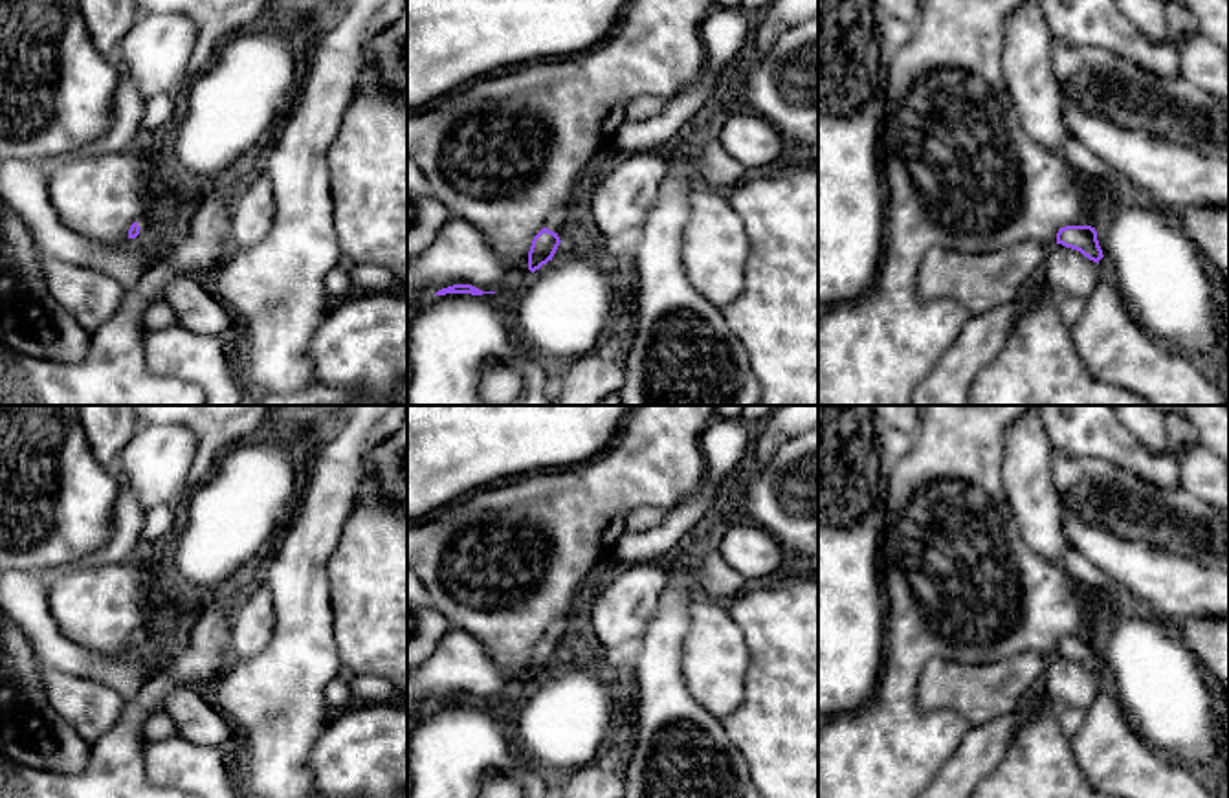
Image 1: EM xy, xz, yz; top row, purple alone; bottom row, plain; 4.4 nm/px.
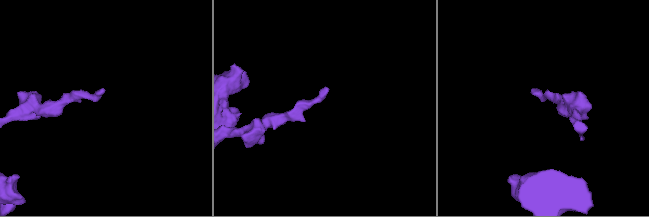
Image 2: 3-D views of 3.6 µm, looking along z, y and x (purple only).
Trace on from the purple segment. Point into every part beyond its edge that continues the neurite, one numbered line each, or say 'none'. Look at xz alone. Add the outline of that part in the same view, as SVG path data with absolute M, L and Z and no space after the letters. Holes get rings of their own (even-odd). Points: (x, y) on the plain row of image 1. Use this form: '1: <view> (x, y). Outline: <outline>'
1: xz (558, 630). Outline: M556 618L547 627L545 638L558 644L559 640L563 640L567 637L567 633L570 631L572 626L574 626L574 622L569 618Z

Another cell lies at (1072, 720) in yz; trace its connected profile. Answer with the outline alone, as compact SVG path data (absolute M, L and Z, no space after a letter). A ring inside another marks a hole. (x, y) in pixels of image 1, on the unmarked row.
M1079 708L1058 710L1060 728L1068 739L1071 739L1080 730L1084 719L1086 719L1086 710L1079 710Z

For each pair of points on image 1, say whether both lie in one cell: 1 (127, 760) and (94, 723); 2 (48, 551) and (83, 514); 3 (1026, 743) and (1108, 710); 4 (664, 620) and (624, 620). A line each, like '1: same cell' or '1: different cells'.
1: different cells
2: same cell
3: different cells
4: different cells

